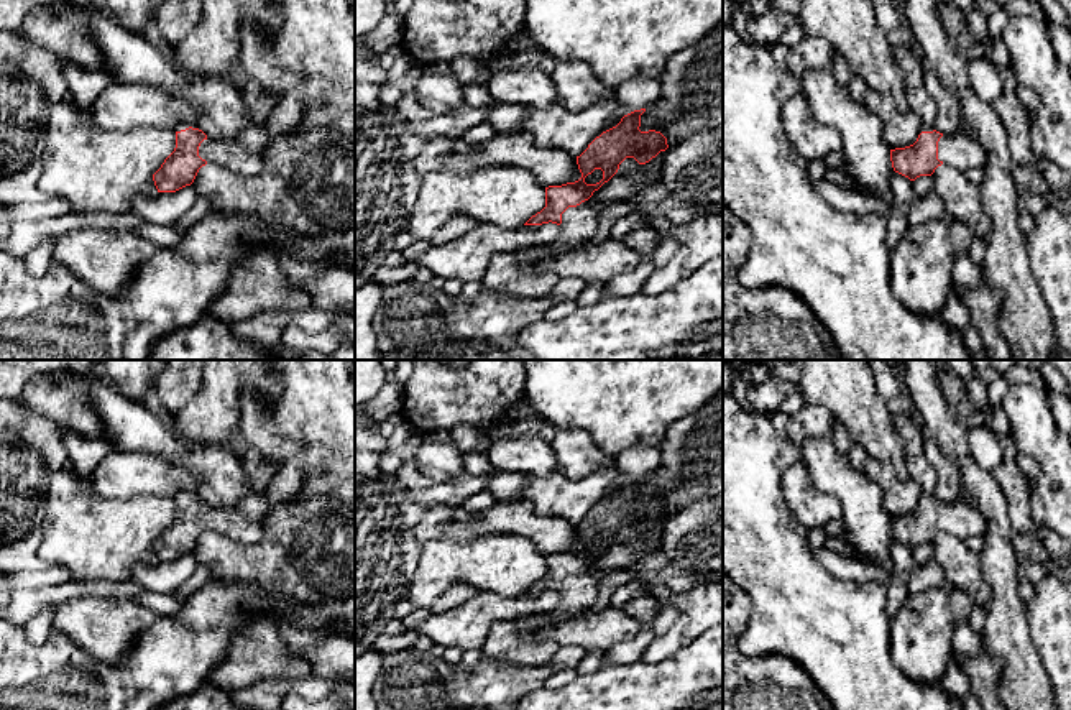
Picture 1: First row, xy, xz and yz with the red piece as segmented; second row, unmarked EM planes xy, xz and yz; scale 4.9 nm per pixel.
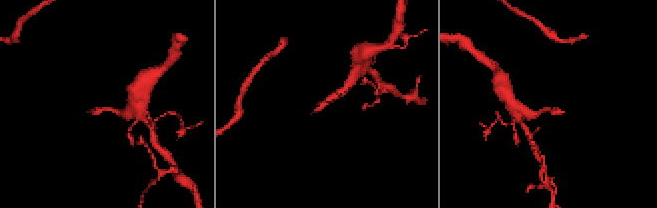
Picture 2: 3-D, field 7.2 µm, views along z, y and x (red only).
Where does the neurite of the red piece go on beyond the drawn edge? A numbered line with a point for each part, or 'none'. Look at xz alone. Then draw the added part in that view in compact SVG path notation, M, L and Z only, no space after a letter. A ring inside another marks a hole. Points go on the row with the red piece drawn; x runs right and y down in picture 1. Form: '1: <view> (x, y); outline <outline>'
1: xz (579, 224); outline M588 199L577 207L568 207L562 214L560 235L552 243L529 247L521 261L527 268L534 268L537 261L554 253L580 248L590 243L601 212L611 204L596 204Z

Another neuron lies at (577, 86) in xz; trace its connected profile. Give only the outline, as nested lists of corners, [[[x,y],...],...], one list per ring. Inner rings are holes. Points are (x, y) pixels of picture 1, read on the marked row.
[[[558,61],[550,79],[560,105],[572,112],[581,112],[591,104],[616,97],[616,89],[603,84],[585,62]]]

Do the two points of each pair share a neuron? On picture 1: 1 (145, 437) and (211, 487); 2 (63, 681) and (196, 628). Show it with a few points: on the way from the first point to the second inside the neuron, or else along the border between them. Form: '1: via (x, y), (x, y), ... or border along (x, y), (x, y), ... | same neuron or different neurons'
1: via (163, 441), (174, 451), (186, 454), (201, 469) | same neuron
2: via (96, 682), (142, 682), (163, 661) | same neuron

